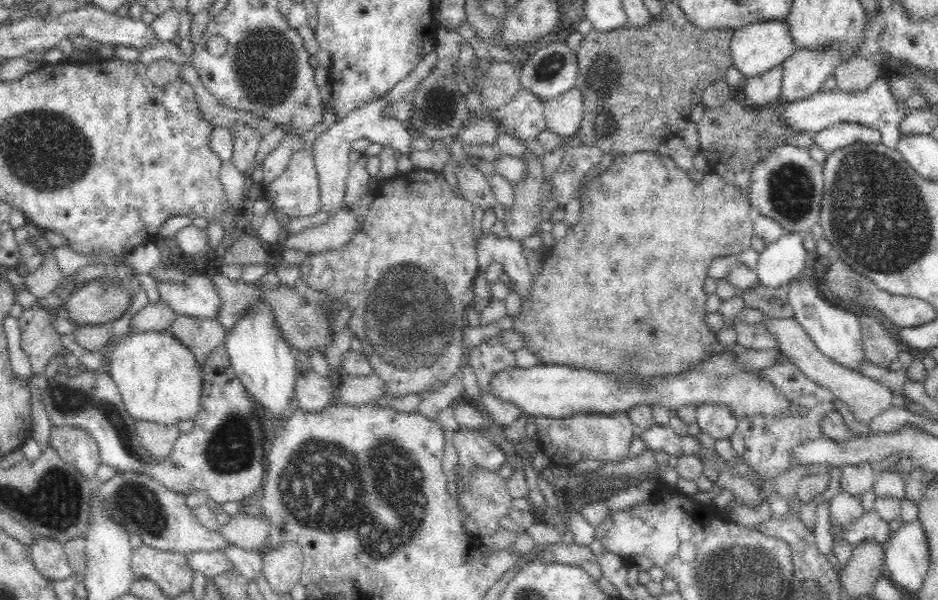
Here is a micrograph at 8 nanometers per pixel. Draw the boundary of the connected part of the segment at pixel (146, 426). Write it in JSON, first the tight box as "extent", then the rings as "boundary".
{"extent":[137,421,182,459],"boundary":[[[137,421],[137,435],[148,455],[153,459],[164,459],[170,455],[170,450],[182,434],[178,425],[162,426],[151,422]]]}

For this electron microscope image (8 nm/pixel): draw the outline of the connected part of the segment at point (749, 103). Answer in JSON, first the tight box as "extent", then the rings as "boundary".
{"extent":[742,66,782,108],"boundary":[[[778,66],[760,76],[743,79],[742,103],[746,107],[763,108],[777,102],[782,82],[782,67]]]}

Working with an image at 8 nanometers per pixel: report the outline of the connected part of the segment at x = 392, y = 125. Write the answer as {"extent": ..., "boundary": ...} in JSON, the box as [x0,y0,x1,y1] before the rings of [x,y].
{"extent":[311,98,414,216],"boundary":[[[374,98],[370,103],[366,103],[352,112],[352,114],[349,114],[347,118],[336,122],[328,131],[320,134],[314,140],[311,153],[319,182],[321,210],[326,211],[329,216],[338,214],[344,209],[343,198],[345,197],[346,183],[351,169],[351,164],[348,163],[348,154],[350,154],[352,142],[365,138],[372,143],[390,145],[401,154],[407,155],[414,150],[412,149],[414,138],[410,137],[406,124],[398,123],[394,118],[383,118],[382,110],[386,106],[386,102]]]}

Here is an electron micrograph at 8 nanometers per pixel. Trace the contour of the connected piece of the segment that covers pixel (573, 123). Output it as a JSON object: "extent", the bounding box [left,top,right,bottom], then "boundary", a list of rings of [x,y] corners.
{"extent":[543,87,582,137],"boundary":[[[576,87],[543,103],[547,130],[560,137],[574,136],[582,119],[582,97]]]}

